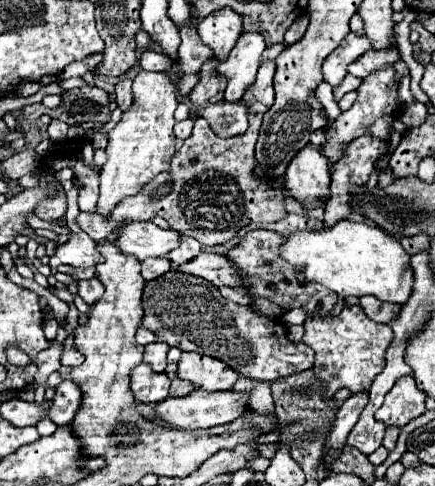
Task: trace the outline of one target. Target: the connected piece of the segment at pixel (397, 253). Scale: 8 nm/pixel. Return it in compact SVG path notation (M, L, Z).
M339 220L331 228L321 230L301 230L293 232L285 238L281 244L281 258L291 264L293 268L301 270L301 274L307 280L313 280L317 284L323 284L325 288L333 290L339 298L347 296L377 296L379 300L387 300L393 304L405 304L411 296L413 288L413 270L409 266L409 254L403 250L403 246L389 234L385 234L381 228L367 224L367 222L353 222L353 220Z

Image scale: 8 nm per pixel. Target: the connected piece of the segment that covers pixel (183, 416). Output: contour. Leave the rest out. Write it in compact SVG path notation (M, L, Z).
M195 388L189 396L183 398L175 398L169 396L157 404L151 404L157 418L169 426L175 426L179 430L195 430L195 428L211 428L217 424L227 424L233 422L235 418L239 418L243 414L243 410L249 406L247 404L247 396L241 392L207 392L207 390L199 390Z

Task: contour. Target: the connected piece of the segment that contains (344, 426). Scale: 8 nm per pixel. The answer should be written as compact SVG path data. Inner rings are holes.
M357 392L357 394L351 394L343 406L339 408L337 412L337 418L331 426L331 432L327 436L327 448L335 448L335 450L341 450L345 446L345 440L347 440L347 434L351 432L351 428L355 426L355 422L359 420L361 416L361 410L365 408L365 404L369 402L369 394L367 392Z

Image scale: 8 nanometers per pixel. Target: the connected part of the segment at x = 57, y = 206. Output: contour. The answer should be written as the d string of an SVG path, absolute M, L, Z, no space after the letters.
M61 188L55 198L43 200L37 206L37 212L35 214L39 218L43 218L43 220L57 220L57 218L63 218L65 216L65 210L67 210L67 200L65 200L65 192Z

